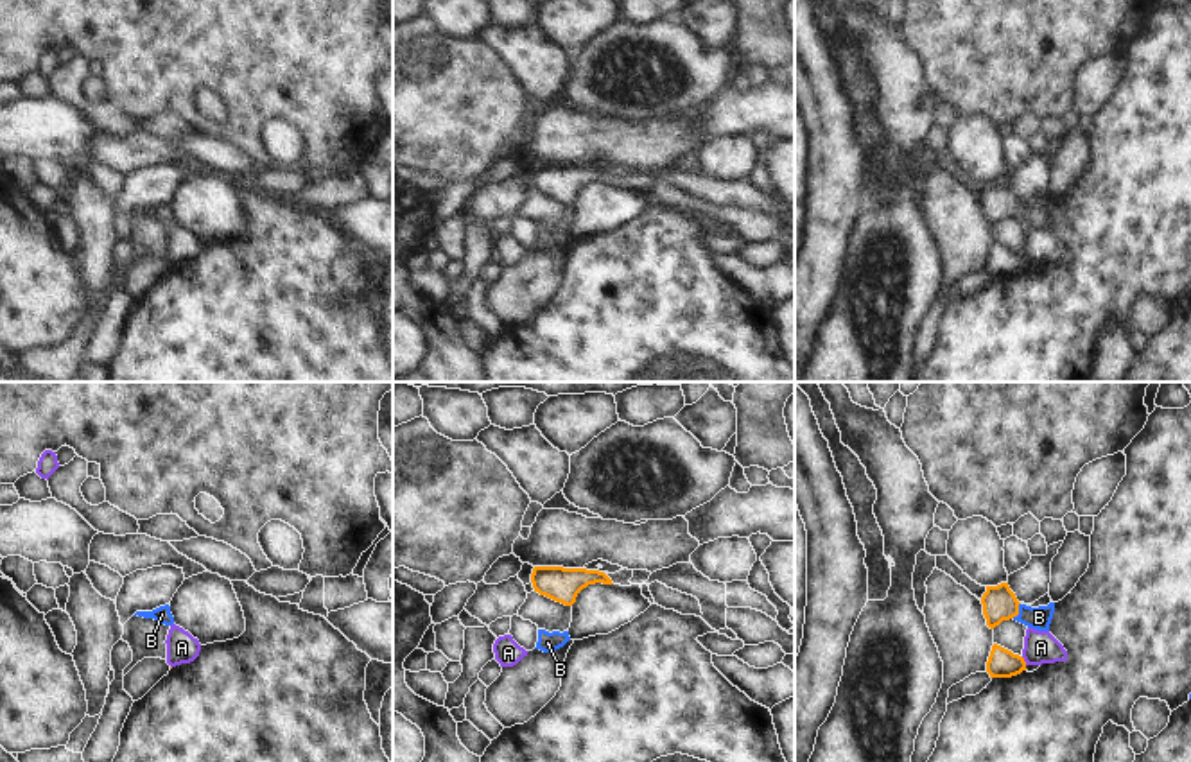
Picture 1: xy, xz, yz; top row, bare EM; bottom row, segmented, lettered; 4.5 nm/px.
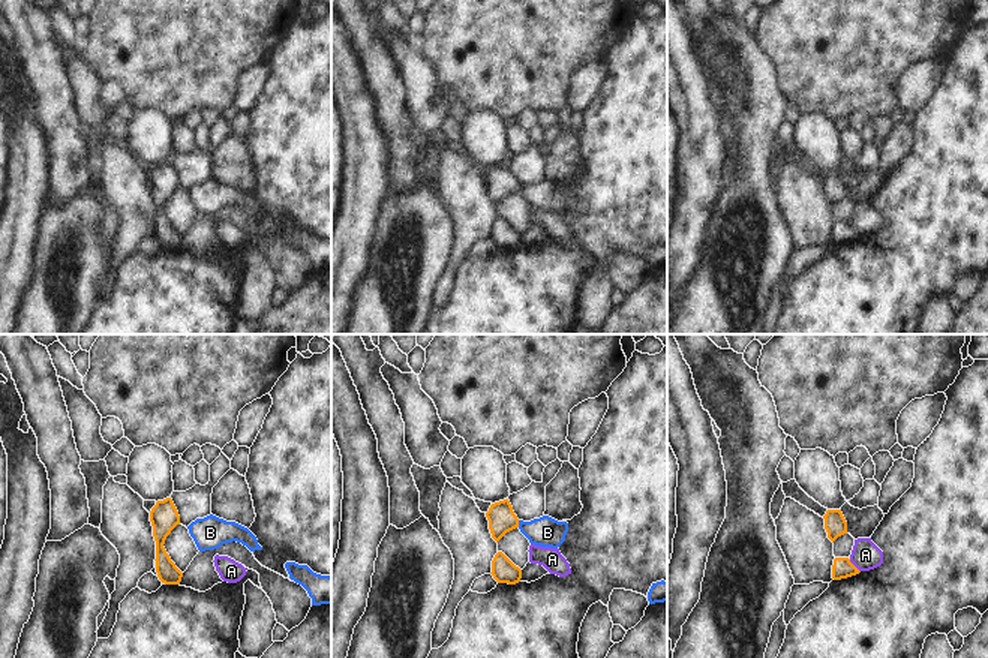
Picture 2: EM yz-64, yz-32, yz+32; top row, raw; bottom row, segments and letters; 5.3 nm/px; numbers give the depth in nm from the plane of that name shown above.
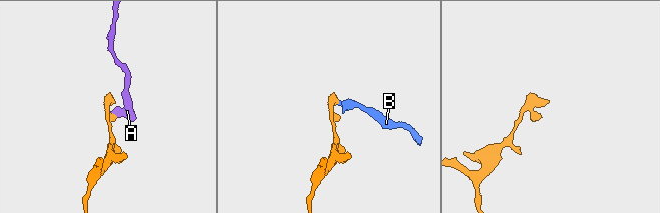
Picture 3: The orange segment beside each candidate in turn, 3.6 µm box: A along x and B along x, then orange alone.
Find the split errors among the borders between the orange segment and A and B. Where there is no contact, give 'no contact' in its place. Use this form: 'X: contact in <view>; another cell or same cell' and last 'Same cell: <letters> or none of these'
A: contact in yz; another cell
B: contact in yz; same cell
Same cell: B

